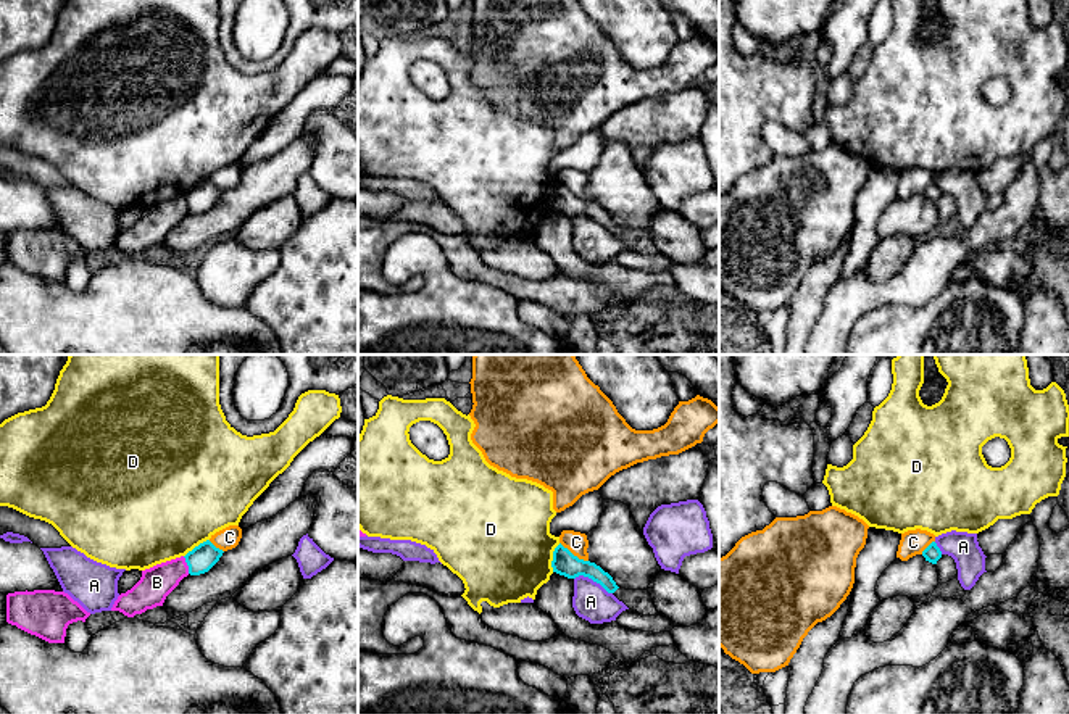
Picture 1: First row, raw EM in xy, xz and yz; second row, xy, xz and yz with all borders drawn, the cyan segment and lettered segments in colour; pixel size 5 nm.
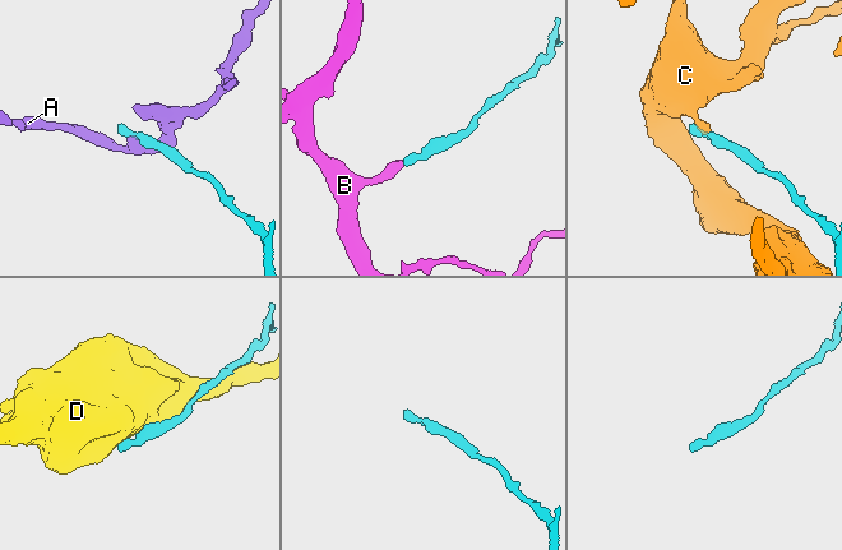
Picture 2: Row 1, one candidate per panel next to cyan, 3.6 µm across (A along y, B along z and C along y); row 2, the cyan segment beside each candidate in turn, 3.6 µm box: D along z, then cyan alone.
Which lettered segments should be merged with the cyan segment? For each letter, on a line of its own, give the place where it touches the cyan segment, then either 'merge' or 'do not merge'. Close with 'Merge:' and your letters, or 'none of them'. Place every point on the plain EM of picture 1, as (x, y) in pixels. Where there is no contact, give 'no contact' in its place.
A: meets cyan in xz at (594, 220); do not merge
B: meets cyan in xy at (187, 203); do not merge
C: meets cyan in xz at (573, 194); do not merge
D: meets cyan in xz at (553, 197); do not merge
Merge: none of them

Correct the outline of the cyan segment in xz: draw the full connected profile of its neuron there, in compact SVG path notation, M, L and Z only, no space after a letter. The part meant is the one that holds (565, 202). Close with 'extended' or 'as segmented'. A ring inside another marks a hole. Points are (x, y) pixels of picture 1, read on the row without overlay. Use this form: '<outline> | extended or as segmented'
M561 182L553 190L551 206L553 211L568 218L576 218L579 214L589 216L593 221L600 222L608 232L614 232L619 227L613 216L600 205L590 200L579 198Z | as segmented

